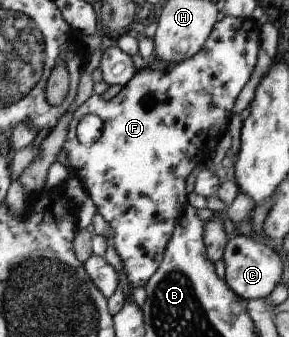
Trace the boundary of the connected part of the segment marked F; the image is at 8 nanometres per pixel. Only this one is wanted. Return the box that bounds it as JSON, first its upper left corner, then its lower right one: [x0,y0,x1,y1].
[62,16,260,298]

